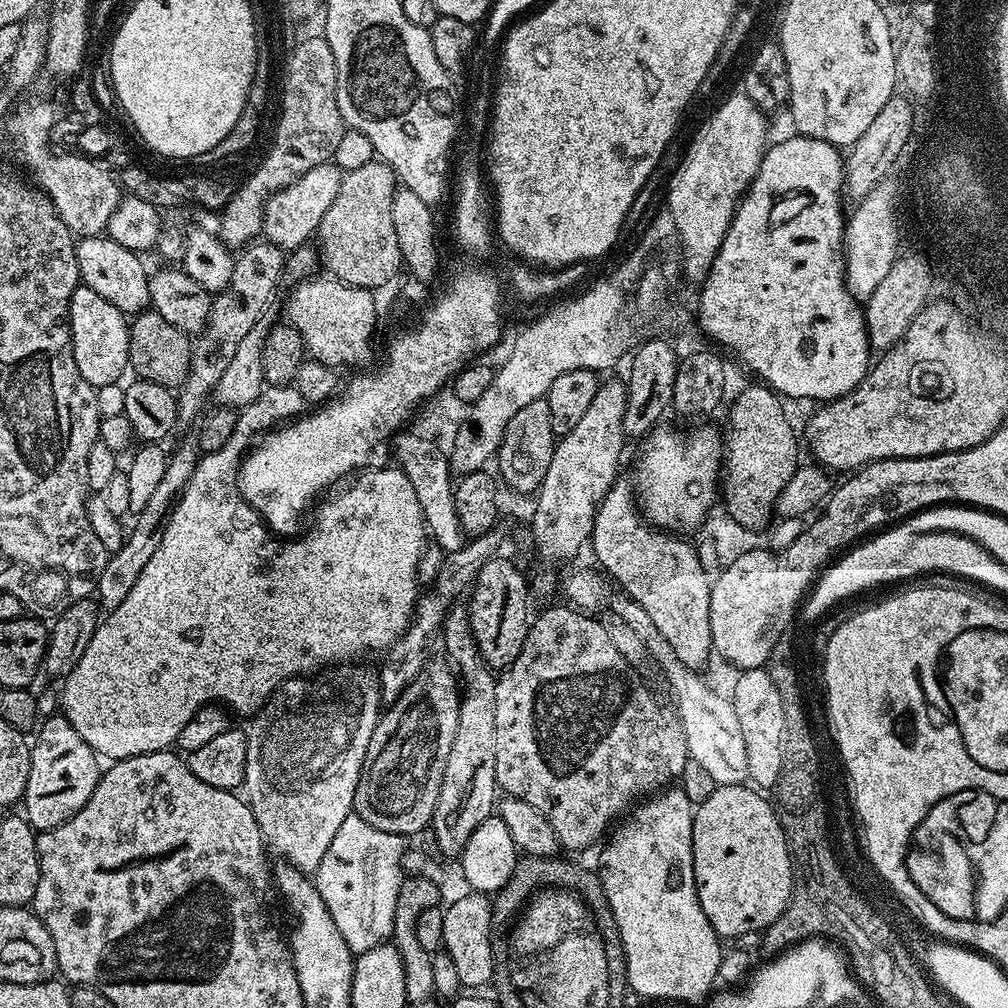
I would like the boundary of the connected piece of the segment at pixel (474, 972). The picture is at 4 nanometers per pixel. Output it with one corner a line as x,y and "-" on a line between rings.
469,891
468,896
460,896
452,905
444,908
443,951
454,958
461,985
468,990
480,990
483,984
493,983
494,952
492,954
493,901
487,895

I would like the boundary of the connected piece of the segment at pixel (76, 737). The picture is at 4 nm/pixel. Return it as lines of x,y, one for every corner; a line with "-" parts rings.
63,714
45,719
35,732
36,741
33,739
30,744
30,774
26,778
22,815
32,829
41,833
62,826
62,822
74,818
74,814
90,802
90,794
94,794
100,781
102,767
98,753
84,741
78,730
74,730
74,726
70,726

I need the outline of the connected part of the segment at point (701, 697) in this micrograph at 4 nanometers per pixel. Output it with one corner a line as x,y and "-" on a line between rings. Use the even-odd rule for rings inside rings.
659,638
658,646
661,649
651,649
650,656
653,663
660,666
667,684
674,691
673,701
686,734
689,759
702,766
717,787
744,784
749,774
746,744
731,699
716,692
695,669
679,661
666,638

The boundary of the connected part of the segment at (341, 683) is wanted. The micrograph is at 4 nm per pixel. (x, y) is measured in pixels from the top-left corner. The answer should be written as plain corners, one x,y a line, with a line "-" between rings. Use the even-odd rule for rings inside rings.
356,668
353,672
336,672
340,670
332,670
329,676
324,676
321,680
312,680
316,678
293,678
291,680
283,680
280,685
276,688
276,693
271,696
266,703
264,703
264,707
260,709
259,712
256,713
255,716
251,717
250,723
252,725
247,725
246,731
248,734
248,741
246,742
246,774
244,775
244,782
242,785
243,791
248,791
246,793
246,799
248,804
252,808
252,813
254,814
254,818
258,822
258,826
260,827
260,833
264,836
265,841
269,845
272,844
277,848
278,851
281,852
283,859
287,861
289,864
293,864
299,872
305,874
315,873
316,867
320,865
322,862
322,857
325,856
327,848
330,846
330,842
334,842
334,834
338,834
338,829
342,827
342,822
346,822
346,818
350,815
353,815
354,812
354,794
358,790
358,778
360,777
360,771
362,770
362,766
364,765
364,759
366,758
366,750
370,746
370,738
374,734
374,726
380,721
380,717
382,715
382,705
380,702
380,682
375,671
372,672
363,672
362,669

